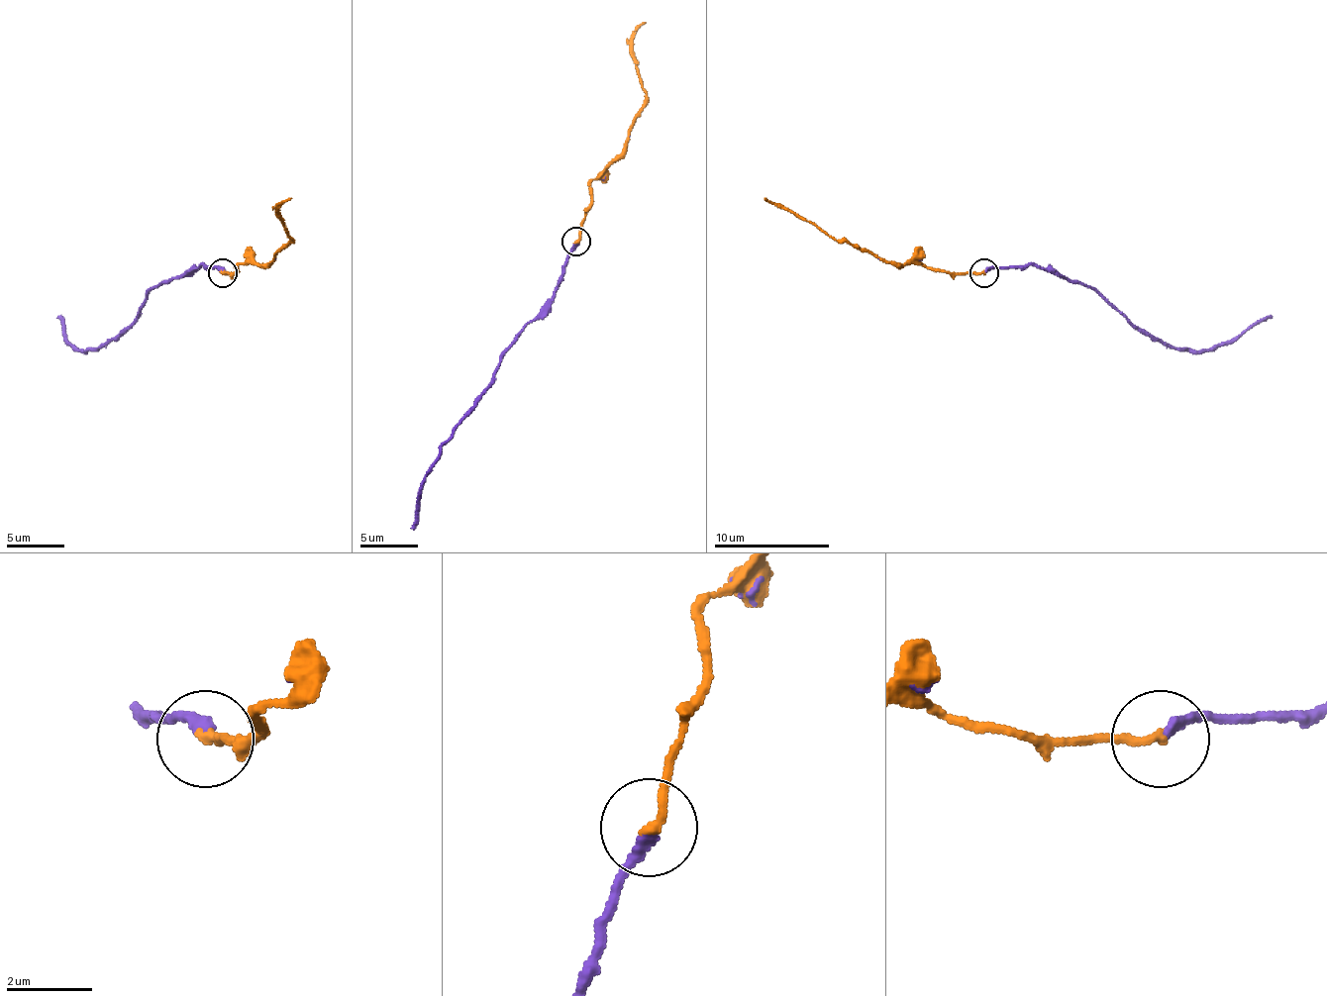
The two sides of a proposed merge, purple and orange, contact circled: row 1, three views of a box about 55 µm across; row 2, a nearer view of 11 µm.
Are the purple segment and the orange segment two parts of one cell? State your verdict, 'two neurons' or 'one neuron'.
one neuron

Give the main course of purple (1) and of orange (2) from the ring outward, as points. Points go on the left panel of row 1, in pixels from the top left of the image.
1: (223, 273), (217, 268), (200, 265), (156, 285), (128, 326), (87, 351), (67, 340), (58, 317)
2: (223, 273), (235, 273), (238, 265), (266, 265), (292, 239), (277, 216), (277, 207), (292, 199)

